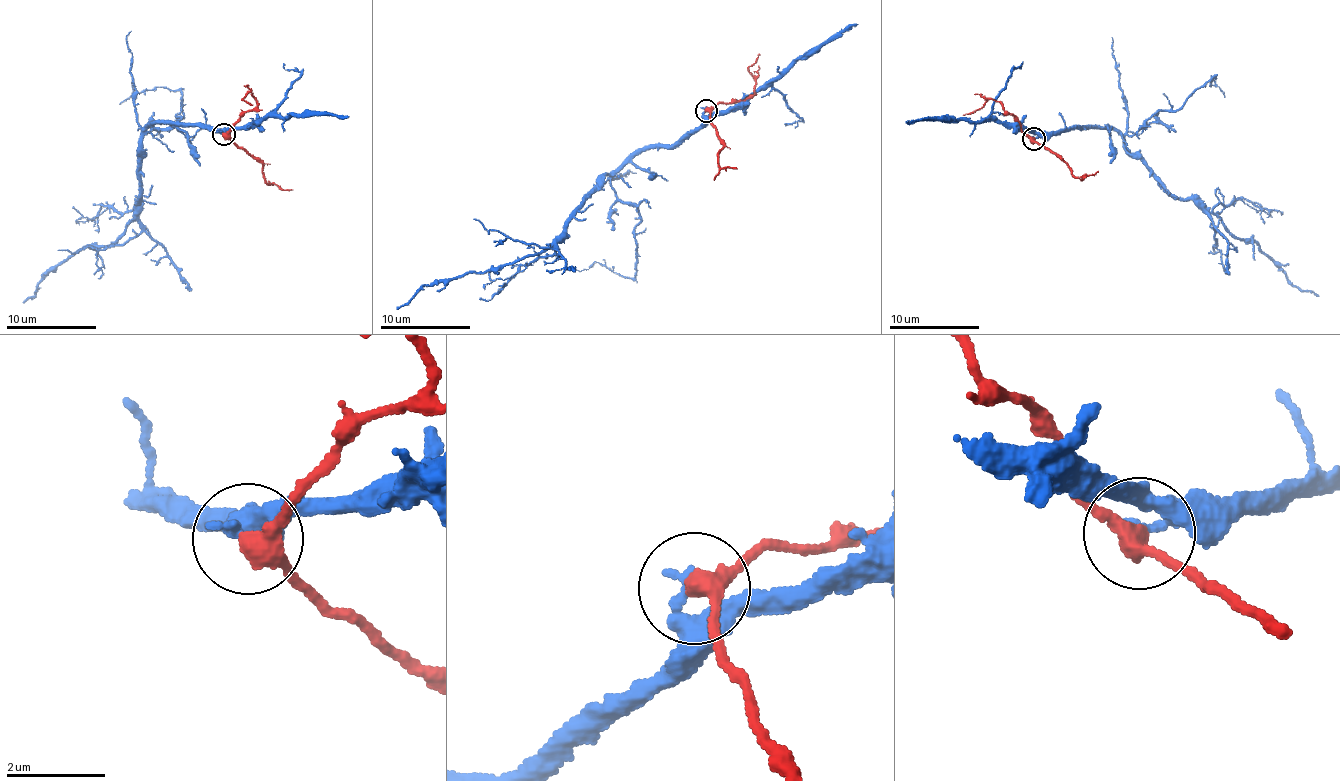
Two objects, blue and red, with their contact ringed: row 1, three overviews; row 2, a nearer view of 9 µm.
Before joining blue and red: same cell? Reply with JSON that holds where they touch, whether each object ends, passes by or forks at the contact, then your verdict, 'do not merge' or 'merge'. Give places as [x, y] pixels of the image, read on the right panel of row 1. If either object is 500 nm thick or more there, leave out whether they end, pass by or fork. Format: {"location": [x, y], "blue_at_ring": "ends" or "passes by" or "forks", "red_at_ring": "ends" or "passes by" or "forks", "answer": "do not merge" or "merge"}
{"location": [1033, 138], "blue_at_ring": "ends", "red_at_ring": "passes by", "answer": "do not merge"}

